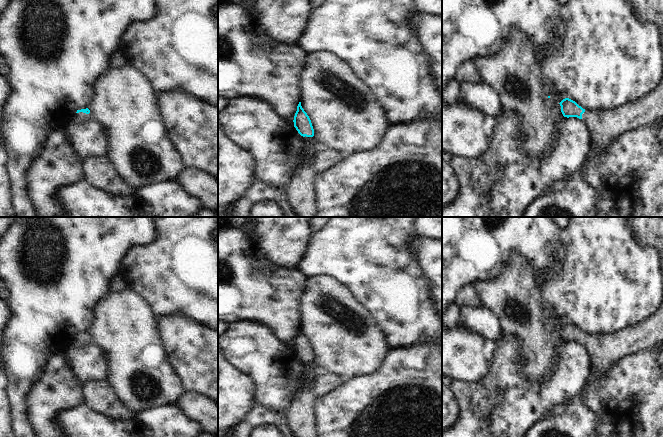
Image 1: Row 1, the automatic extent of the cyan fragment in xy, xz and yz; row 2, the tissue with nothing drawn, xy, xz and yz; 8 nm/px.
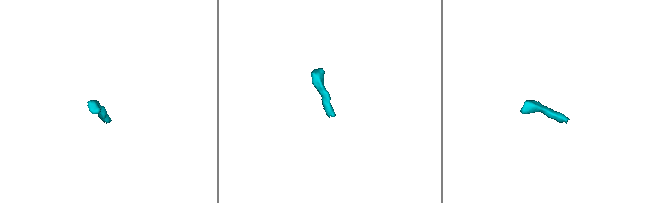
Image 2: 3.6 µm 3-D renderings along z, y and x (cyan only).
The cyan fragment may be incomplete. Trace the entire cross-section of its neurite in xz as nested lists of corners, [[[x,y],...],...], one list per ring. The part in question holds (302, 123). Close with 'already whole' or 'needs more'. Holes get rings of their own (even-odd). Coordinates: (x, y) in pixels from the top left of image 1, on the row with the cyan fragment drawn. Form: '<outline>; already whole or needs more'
[[[299,102],[297,106],[297,111],[295,113],[293,122],[294,127],[301,136],[305,137],[307,141],[313,143],[317,148],[322,148],[322,145],[313,137],[314,129],[311,120],[302,108],[301,102]]]; needs more

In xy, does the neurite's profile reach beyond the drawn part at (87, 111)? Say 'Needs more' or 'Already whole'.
Needs more

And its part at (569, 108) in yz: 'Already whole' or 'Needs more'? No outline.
Needs more

